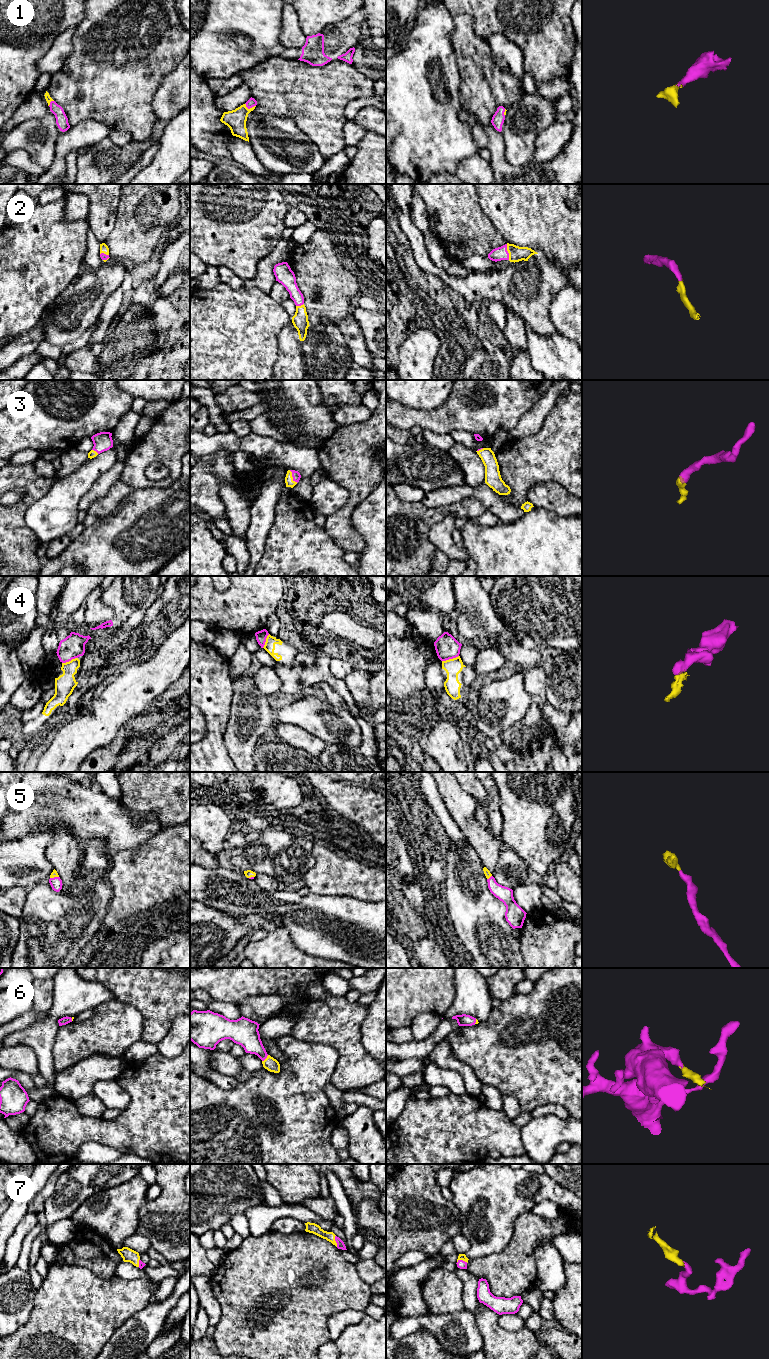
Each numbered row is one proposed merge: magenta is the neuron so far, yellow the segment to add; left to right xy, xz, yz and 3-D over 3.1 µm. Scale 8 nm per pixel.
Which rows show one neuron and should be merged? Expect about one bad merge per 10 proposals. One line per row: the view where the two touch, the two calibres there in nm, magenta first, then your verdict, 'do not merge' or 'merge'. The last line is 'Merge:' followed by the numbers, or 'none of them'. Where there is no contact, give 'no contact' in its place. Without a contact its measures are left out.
1: meets magenta in xz; 70 nm thick on the magenta side, 160 nm on the other; merge
2: meets magenta in yz; 110 nm thick on the magenta side, 120 nm on the other; merge
3: meets magenta in xz; 70 nm thick on the magenta side, 70 nm on the other; merge
4: meets magenta in yz; 190 nm thick on the magenta side, 140 nm on the other; do not merge
5: meets magenta in yz; 120 nm thick on the magenta side, 50 nm on the other; merge
6: meets magenta in xz; 200 nm thick on the magenta side, 110 nm on the other; merge
7: meets magenta in xz; 60 nm thick on the magenta side, 80 nm on the other; merge
Merge: 1, 2, 3, 5, 6, 7

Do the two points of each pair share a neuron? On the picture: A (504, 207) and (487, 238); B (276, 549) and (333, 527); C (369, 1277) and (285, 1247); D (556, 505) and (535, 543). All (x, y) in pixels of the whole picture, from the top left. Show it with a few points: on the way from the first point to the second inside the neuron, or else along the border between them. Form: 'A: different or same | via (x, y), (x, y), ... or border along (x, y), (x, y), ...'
A: different | border along (480, 206), (481, 210), (507, 242)
B: different | border along (323, 527), (341, 547)
C: different | border along (353, 1263), (358, 1275), (369, 1285)
D: different | border along (535, 507), (548, 509), (563, 516), (571, 516)

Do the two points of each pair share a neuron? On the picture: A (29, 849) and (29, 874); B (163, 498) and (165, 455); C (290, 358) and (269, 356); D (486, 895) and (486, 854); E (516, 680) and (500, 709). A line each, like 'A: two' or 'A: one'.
A: one
B: two
C: two
D: two
E: one

